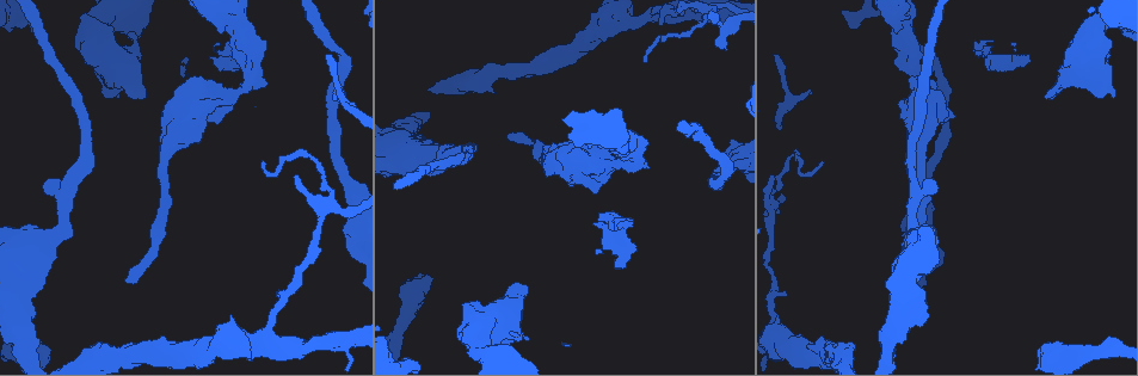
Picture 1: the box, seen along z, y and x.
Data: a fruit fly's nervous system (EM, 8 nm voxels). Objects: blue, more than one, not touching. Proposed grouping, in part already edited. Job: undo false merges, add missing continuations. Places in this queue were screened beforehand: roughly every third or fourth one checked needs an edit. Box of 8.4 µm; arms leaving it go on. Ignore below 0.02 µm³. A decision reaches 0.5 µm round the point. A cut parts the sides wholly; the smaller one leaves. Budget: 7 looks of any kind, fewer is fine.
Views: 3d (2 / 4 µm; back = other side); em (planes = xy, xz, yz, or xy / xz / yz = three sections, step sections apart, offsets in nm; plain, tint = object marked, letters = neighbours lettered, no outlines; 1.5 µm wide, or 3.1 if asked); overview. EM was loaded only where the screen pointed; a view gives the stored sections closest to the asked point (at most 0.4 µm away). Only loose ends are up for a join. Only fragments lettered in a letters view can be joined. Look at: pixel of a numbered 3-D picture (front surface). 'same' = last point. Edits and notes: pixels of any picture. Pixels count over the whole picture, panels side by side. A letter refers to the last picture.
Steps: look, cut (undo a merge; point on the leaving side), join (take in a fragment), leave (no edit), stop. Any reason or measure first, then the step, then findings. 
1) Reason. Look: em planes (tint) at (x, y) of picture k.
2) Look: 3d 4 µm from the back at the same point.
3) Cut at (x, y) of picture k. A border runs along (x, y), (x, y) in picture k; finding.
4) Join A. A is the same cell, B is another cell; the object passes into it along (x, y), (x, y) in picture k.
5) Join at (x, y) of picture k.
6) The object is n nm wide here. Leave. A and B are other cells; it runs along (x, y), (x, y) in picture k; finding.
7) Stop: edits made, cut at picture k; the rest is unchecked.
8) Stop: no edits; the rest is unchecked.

Branch stops here. Look: em planes (tint) at (1051, 98) of picture 1.

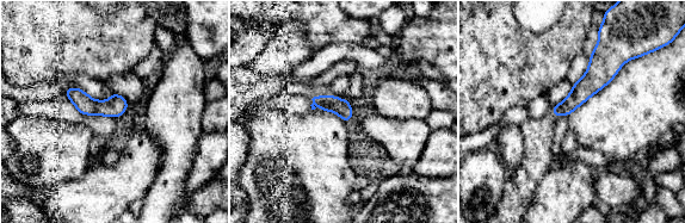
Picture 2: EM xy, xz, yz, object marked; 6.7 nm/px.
Look: em planes (letters) at the same point.

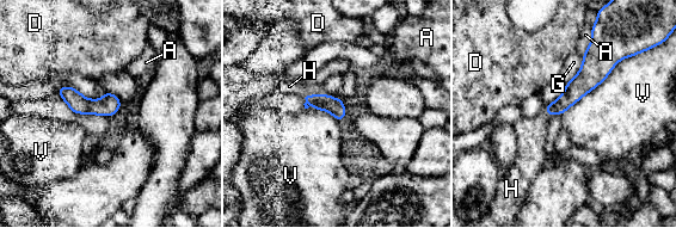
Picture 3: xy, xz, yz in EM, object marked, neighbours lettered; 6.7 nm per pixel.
The longest contact is with V, 600 nm. Join H. H is the same cell, A, D, G and V are other cells; it goes on there.

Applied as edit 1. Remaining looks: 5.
Look: overview.

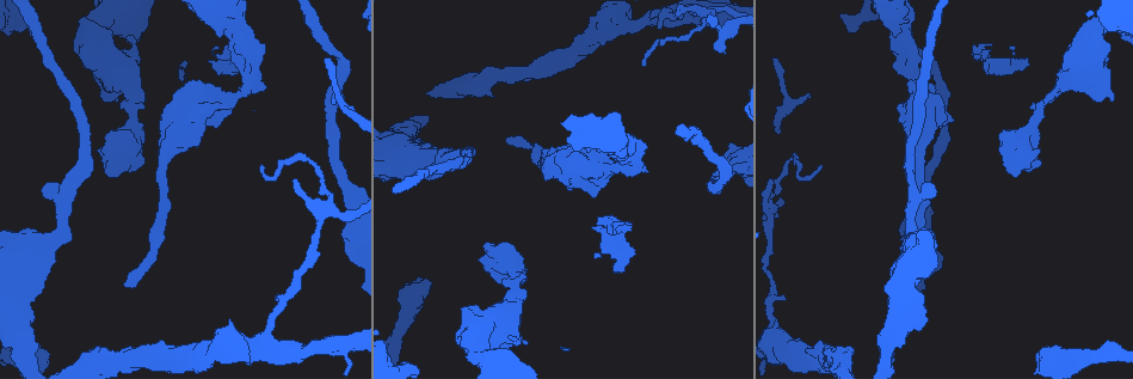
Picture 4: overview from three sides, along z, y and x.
An open end. Look: em planes (plain) at (614, 270) of picture 4.

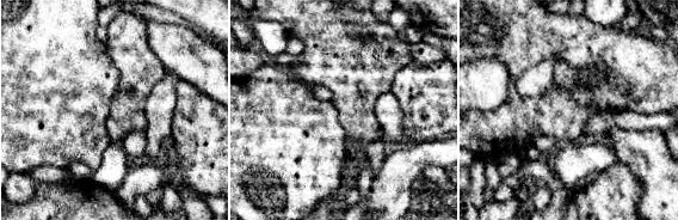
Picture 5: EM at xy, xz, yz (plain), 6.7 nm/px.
Where the object lies. Look: em planes (tint) at the same point.

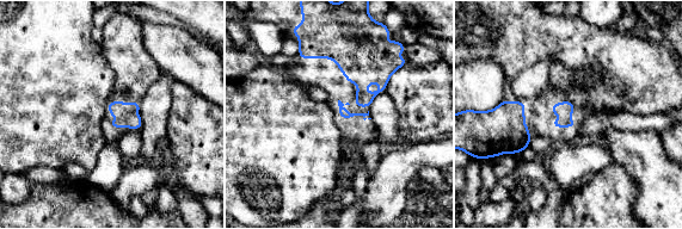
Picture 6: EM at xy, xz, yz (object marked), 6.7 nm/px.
Look: em planes (letters) at the same point.

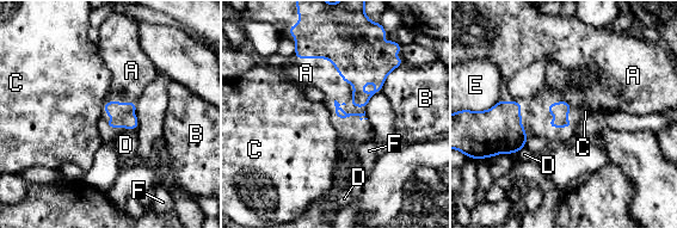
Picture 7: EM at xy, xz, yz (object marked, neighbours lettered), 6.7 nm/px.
Join A. A is the same cell, B, C, D, E and F are other cells; it goes on there.

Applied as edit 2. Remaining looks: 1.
Stop: edits made, join at picture 3, join at picture 7; the rest is unchecked.

